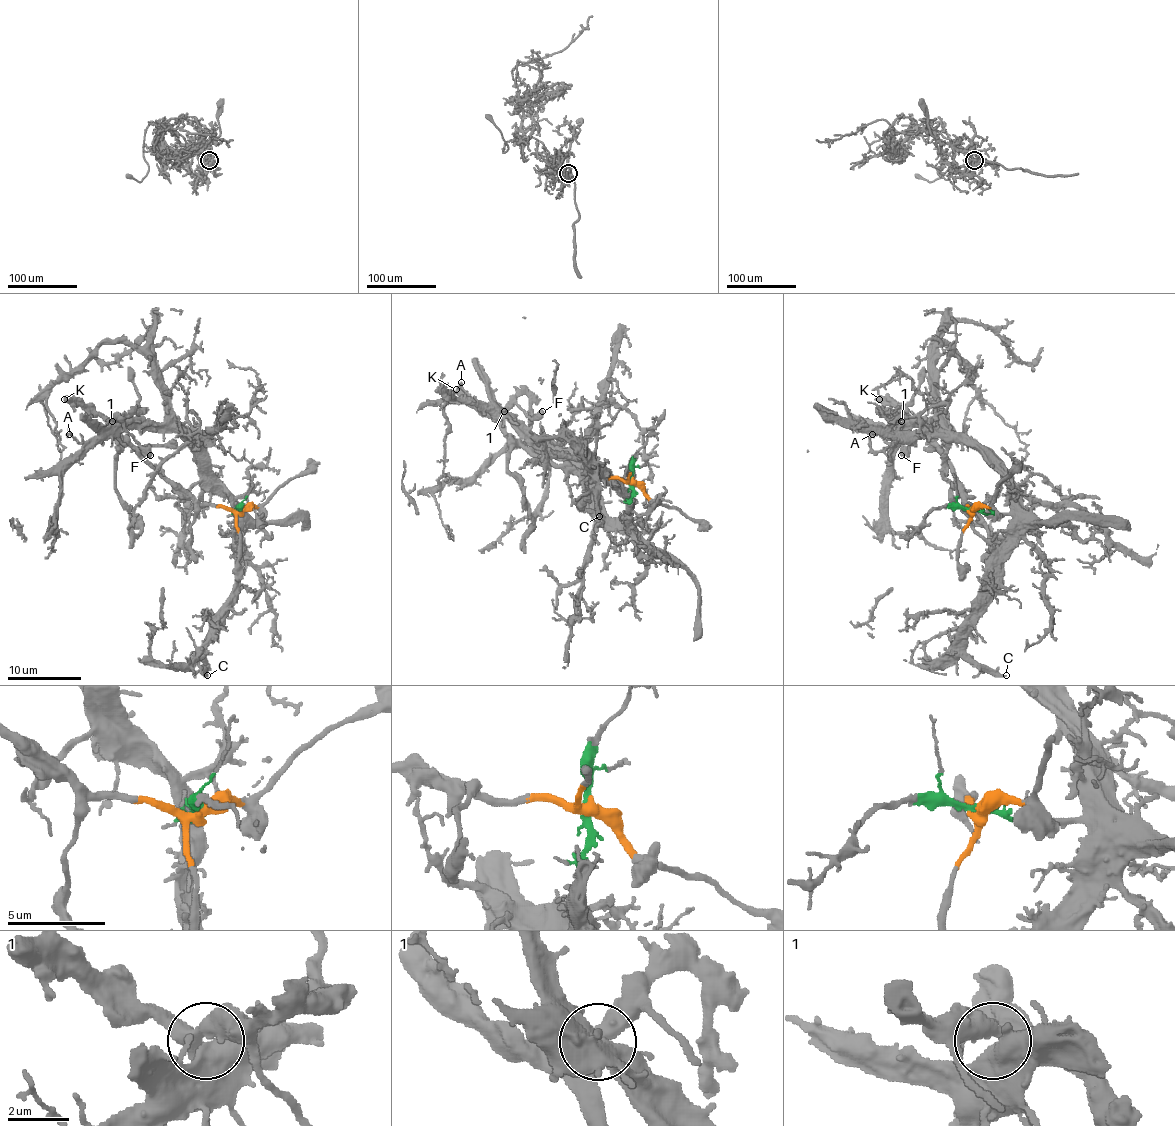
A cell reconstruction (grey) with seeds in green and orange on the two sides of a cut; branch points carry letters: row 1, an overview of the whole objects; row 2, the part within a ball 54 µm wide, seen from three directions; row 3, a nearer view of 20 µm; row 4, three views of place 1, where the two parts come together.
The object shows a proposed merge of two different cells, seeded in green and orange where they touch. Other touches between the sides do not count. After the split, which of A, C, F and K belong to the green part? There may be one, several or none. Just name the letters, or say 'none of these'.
A, C

